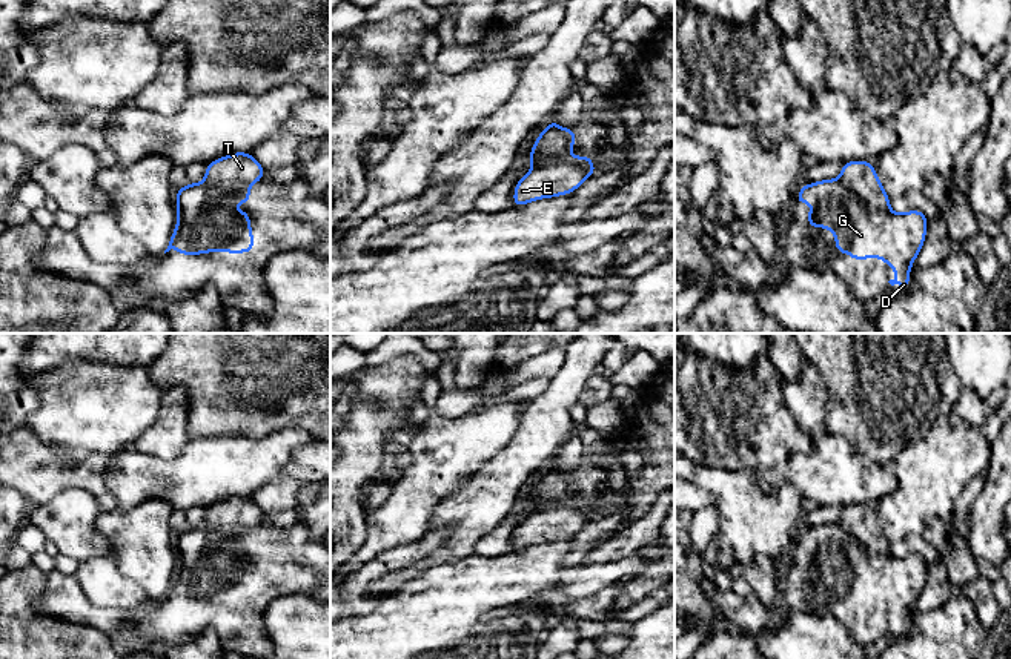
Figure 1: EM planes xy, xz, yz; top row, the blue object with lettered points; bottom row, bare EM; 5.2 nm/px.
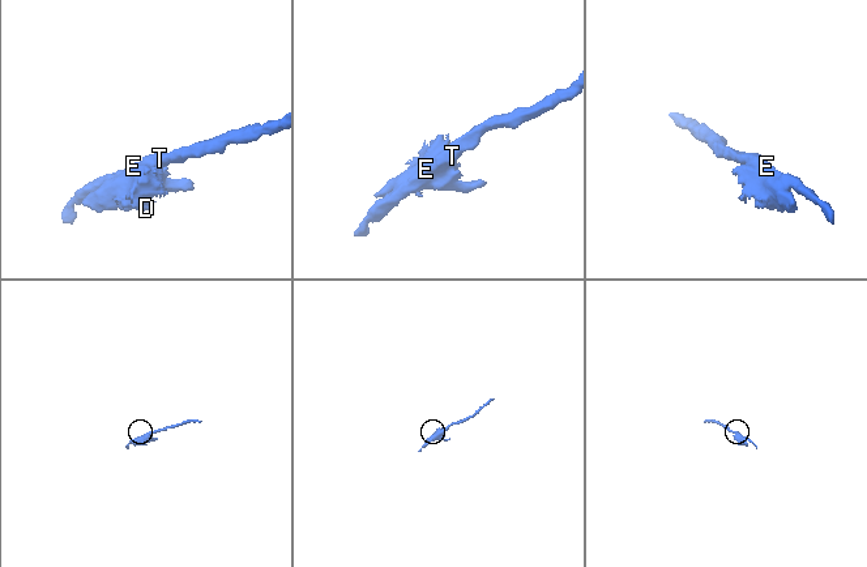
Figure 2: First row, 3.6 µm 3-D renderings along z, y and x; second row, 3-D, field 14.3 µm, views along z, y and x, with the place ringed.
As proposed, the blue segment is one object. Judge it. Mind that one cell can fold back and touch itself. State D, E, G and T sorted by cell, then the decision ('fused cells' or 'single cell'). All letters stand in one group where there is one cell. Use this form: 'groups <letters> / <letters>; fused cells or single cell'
groups D G / E T; fused cells

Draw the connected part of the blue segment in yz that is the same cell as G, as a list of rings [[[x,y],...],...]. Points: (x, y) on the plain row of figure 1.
[[[822,524],[802,530],[796,548],[813,547],[808,555],[810,571],[827,571],[836,579],[836,594],[848,596],[851,604],[882,602],[893,610],[897,624],[891,630],[910,630],[910,611],[923,590],[926,561],[920,555],[894,558],[870,553],[839,524]]]

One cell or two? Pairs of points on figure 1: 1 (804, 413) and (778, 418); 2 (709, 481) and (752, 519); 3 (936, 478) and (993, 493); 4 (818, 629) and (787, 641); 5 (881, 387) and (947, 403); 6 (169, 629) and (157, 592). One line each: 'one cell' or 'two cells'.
1: two cells
2: one cell
3: two cells
4: one cell
5: one cell
6: two cells

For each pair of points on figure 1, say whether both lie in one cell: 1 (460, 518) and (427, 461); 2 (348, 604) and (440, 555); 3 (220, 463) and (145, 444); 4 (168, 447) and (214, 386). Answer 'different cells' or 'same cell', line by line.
1: different cells
2: different cells
3: different cells
4: different cells

